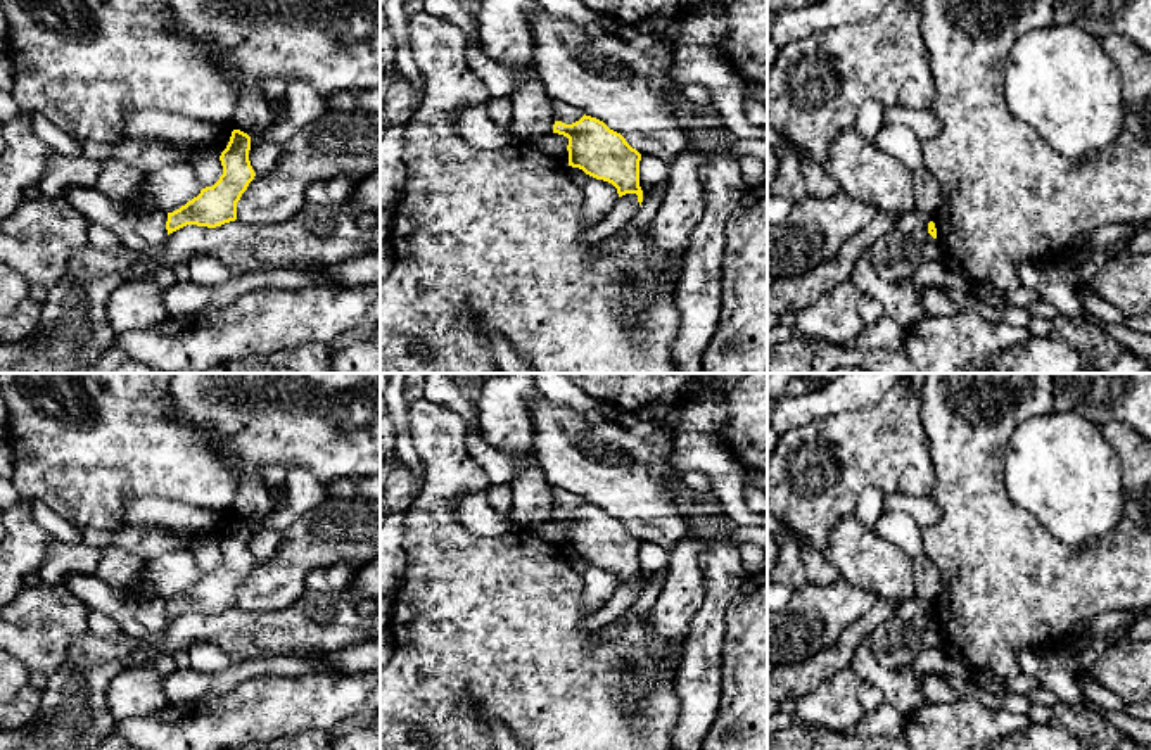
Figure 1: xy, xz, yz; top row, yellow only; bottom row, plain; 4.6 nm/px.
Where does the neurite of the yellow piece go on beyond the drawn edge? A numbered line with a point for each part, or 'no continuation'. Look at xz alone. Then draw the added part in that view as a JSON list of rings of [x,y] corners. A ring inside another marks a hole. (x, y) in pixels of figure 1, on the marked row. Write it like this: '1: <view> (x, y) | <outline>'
1: xz (564, 113) | [[[553,100],[553,112],[555,112],[555,119],[565,124],[572,124],[584,116],[582,111],[579,111],[577,107],[572,107],[558,100]]]

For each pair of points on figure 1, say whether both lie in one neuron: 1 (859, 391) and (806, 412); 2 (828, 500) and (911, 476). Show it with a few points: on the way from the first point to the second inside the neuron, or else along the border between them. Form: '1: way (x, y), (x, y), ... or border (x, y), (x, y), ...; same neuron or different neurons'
1: way (845, 393), (820, 403); same neuron
2: way (849, 479), (852, 476), (890, 476); same neuron

